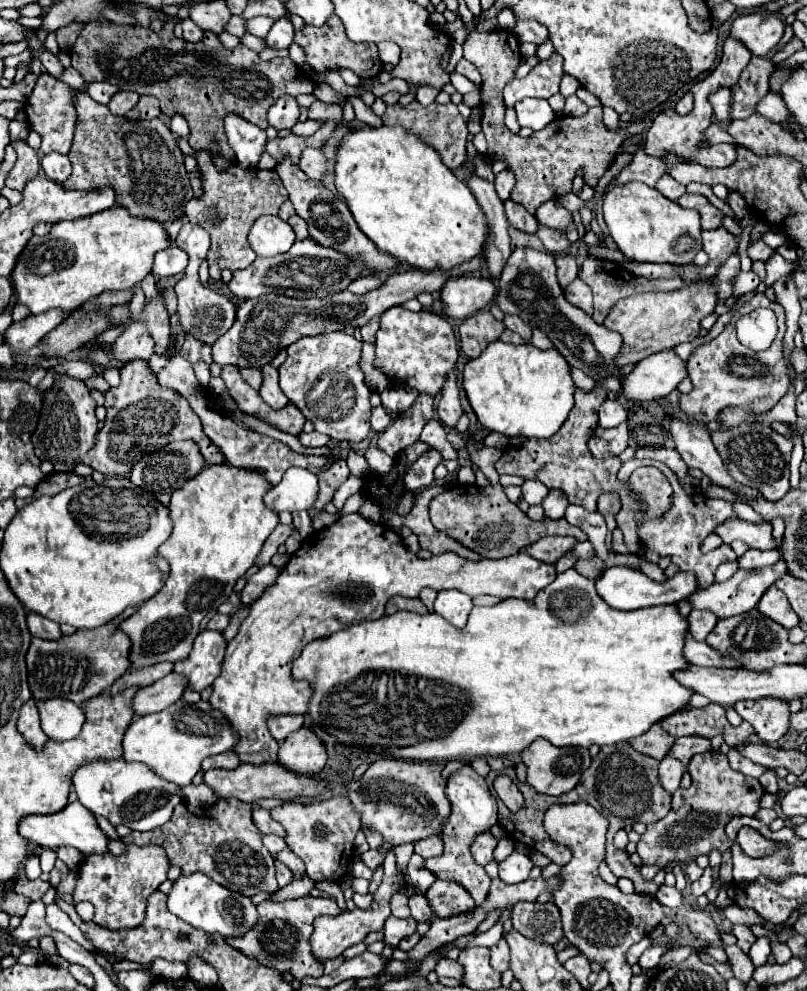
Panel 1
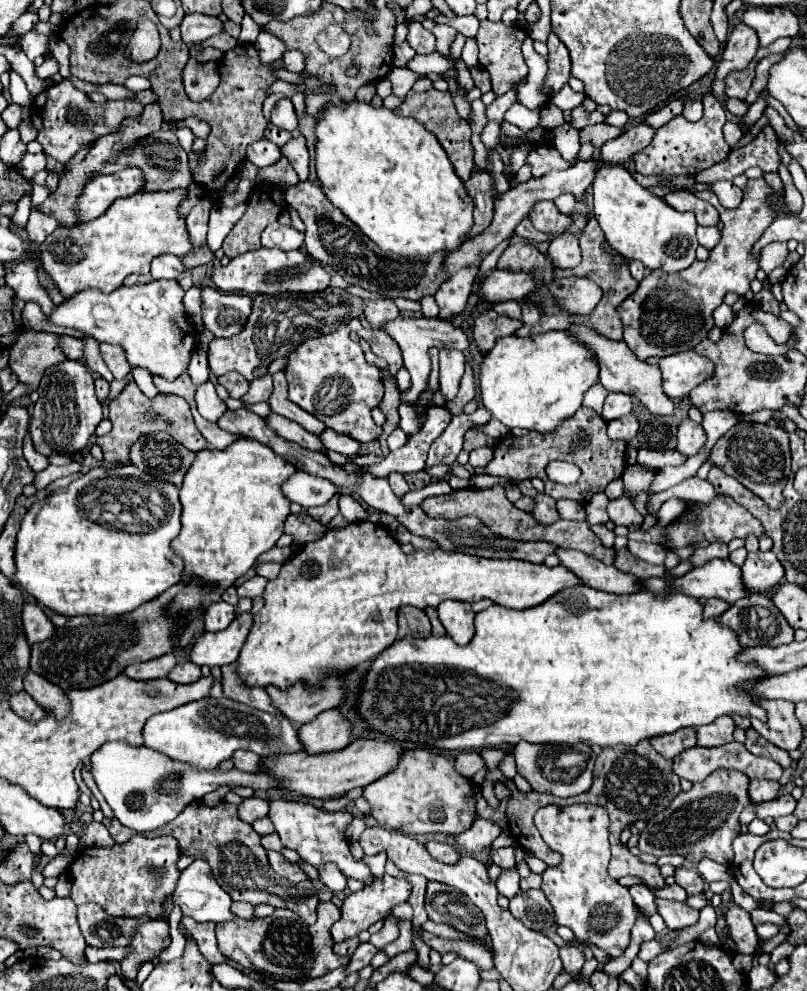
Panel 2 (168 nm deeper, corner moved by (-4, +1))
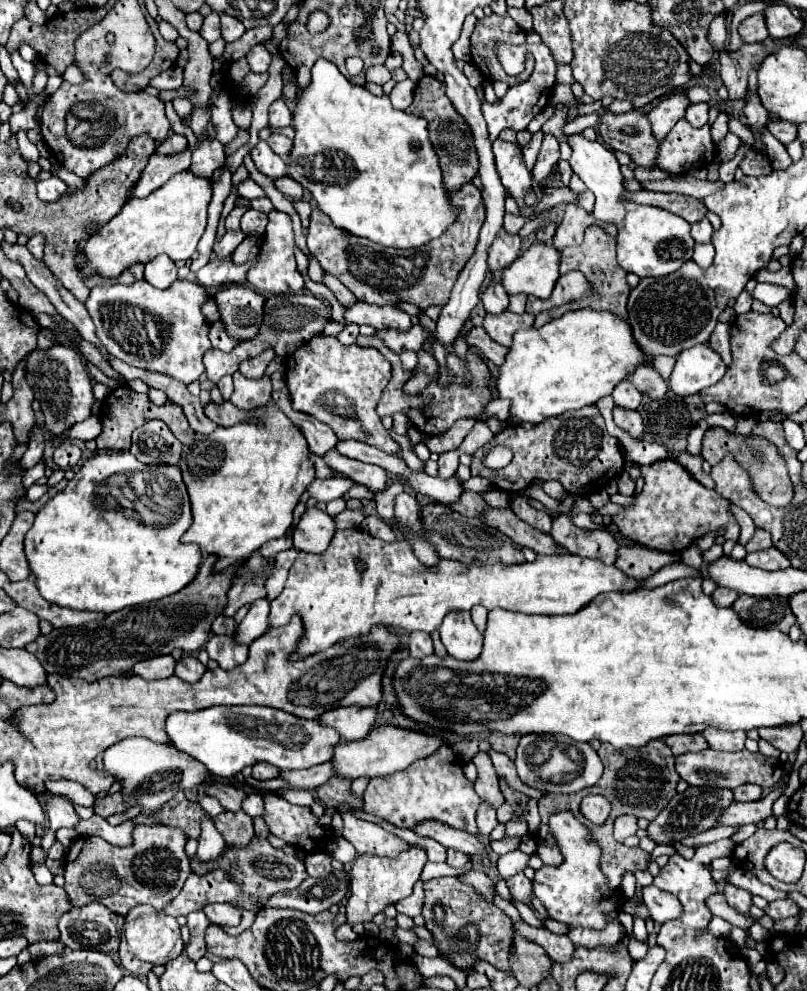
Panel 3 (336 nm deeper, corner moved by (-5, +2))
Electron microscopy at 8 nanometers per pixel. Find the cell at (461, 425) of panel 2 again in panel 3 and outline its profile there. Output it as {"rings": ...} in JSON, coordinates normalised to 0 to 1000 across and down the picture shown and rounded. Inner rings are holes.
{"rings":[[[611,403],[603,409],[603,417],[613,419],[618,425],[628,425],[631,423],[631,405],[626,405],[626,403]]]}

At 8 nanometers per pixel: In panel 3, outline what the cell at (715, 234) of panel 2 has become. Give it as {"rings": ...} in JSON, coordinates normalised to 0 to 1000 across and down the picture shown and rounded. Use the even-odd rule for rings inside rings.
{"rings":[[[871,219],[869,223],[856,227],[856,237],[864,245],[879,245],[881,243],[881,235],[884,235],[884,227],[879,225],[876,219]]]}

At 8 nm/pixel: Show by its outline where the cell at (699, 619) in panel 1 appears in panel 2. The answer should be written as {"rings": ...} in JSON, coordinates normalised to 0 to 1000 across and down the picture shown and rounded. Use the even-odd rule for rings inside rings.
{"rings":[[[880,603],[872,609],[872,624],[892,624],[902,614],[905,614],[902,607],[897,607],[892,603]]]}

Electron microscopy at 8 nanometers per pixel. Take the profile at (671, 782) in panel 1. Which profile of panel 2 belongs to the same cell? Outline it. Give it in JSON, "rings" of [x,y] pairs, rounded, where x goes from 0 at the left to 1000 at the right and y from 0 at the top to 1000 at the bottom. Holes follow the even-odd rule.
{"rings":[[[905,749],[890,755],[870,755],[870,753],[860,753],[857,757],[848,757],[835,765],[833,777],[840,785],[855,787],[855,789],[870,789],[880,779],[890,777],[890,775],[907,775],[907,777],[917,777],[922,779],[927,785],[952,785],[952,787],[967,787],[969,783],[969,773],[952,767],[952,765],[942,765],[929,761],[922,751],[917,749]]]}

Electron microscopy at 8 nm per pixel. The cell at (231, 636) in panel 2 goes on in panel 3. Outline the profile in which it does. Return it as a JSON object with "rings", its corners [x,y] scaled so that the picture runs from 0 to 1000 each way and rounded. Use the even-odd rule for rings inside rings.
{"rings":[[[318,604],[311,608],[311,615],[309,619],[304,621],[304,625],[299,627],[299,631],[294,633],[294,647],[296,649],[304,649],[309,651],[314,645],[323,643],[323,639],[331,637],[333,629],[331,629],[331,623],[333,623],[333,606],[331,604]]]}

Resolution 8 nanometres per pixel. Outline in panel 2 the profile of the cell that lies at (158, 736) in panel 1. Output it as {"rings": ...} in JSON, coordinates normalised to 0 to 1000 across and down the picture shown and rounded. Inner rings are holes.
{"rings":[[[250,704],[233,708],[223,714],[198,718],[178,731],[176,737],[178,753],[193,757],[218,769],[233,769],[235,773],[263,777],[275,767],[283,767],[292,757],[312,757],[320,763],[372,759],[367,731],[359,731],[352,723],[337,723],[332,718],[312,716],[285,704]]]}

